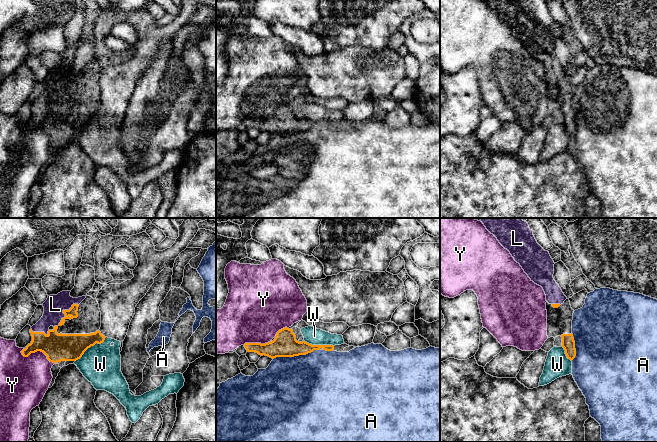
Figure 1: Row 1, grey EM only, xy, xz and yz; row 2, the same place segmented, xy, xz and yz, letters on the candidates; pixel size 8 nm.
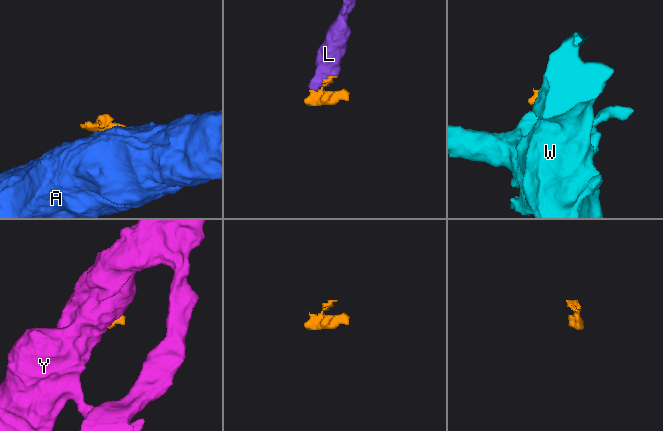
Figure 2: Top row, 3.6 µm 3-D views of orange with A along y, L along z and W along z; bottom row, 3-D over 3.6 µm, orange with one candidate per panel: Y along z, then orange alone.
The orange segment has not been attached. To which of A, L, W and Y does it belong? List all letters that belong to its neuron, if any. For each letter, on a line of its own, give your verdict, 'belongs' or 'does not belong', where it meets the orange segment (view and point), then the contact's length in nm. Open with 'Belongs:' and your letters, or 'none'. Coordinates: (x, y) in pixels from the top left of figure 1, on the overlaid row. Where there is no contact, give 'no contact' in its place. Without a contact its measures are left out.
Belongs: L
A: does not belong; meets orange in xz at (296, 355); contact 380 nm long
L: belongs; meets orange in xy at (63, 312); contact 280 nm long
W: does not belong; meets orange in xy at (90, 346); contact 320 nm long
Y: does not belong; meets orange in xy at (38, 350); contact 320 nm long

